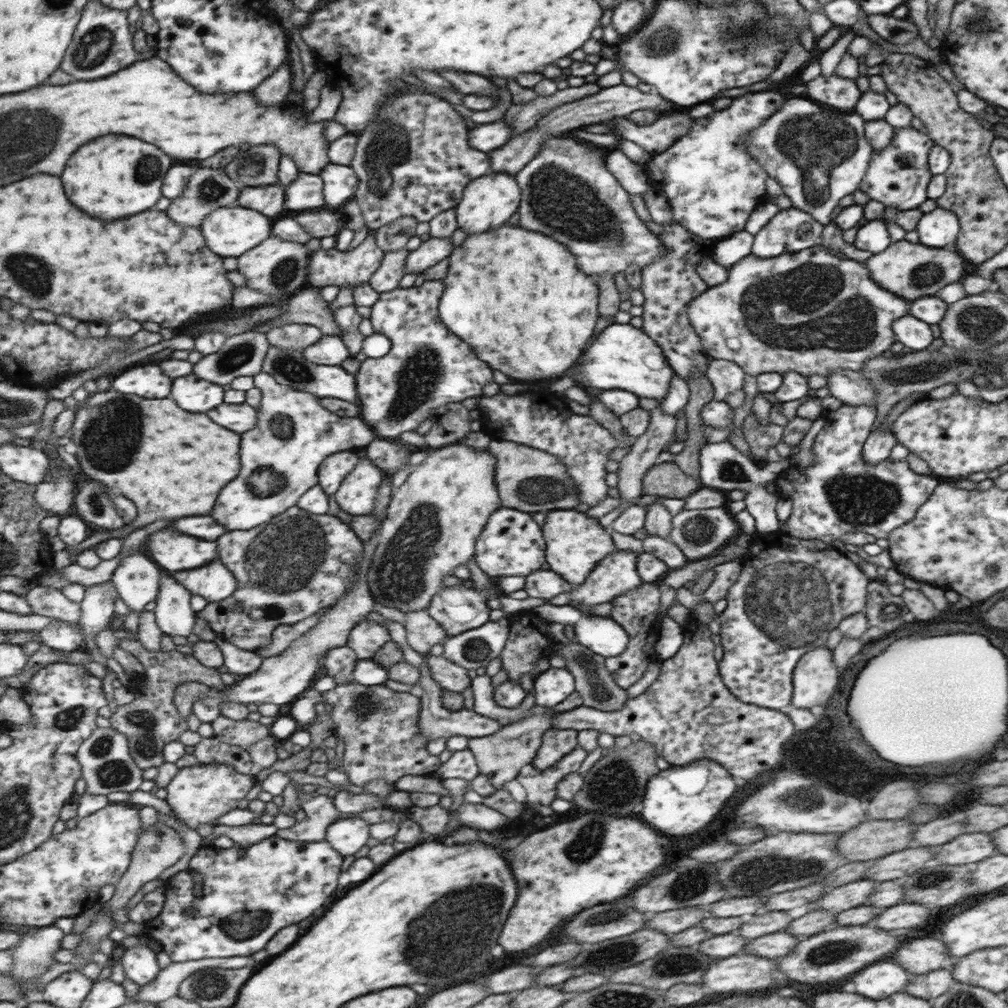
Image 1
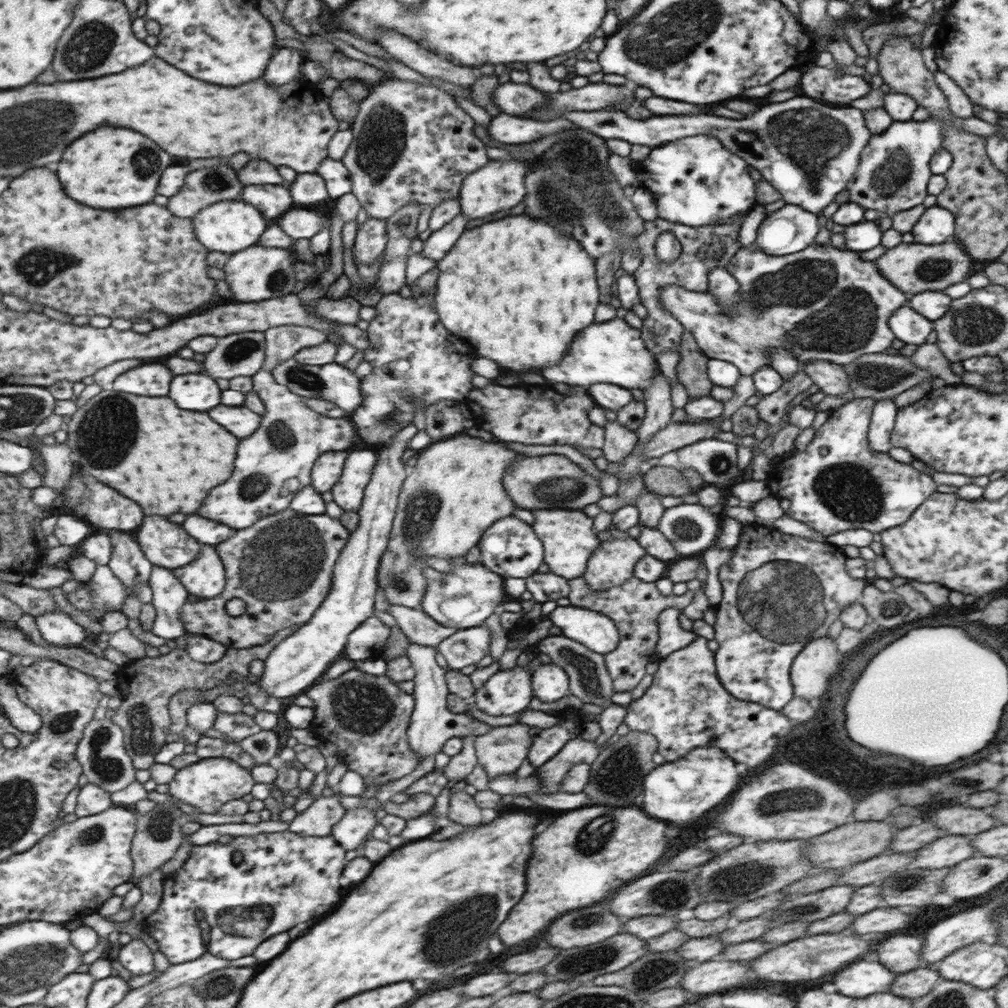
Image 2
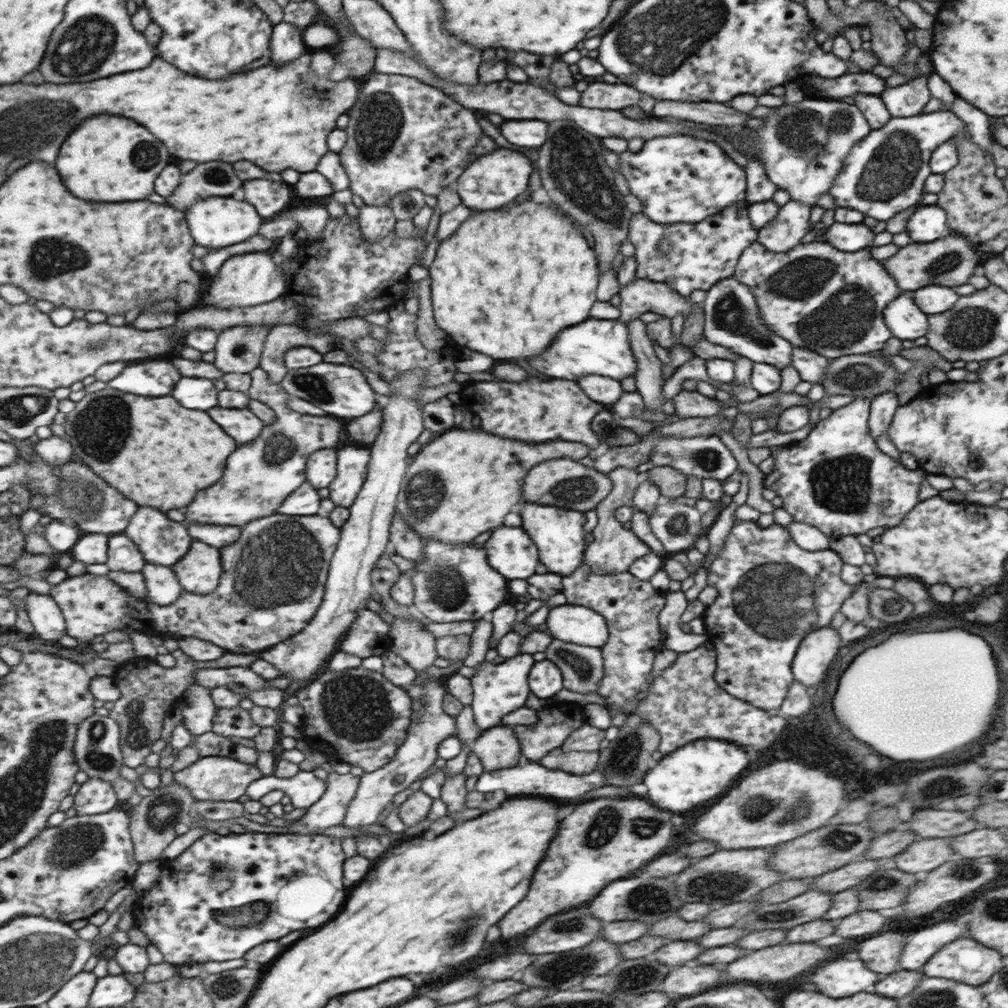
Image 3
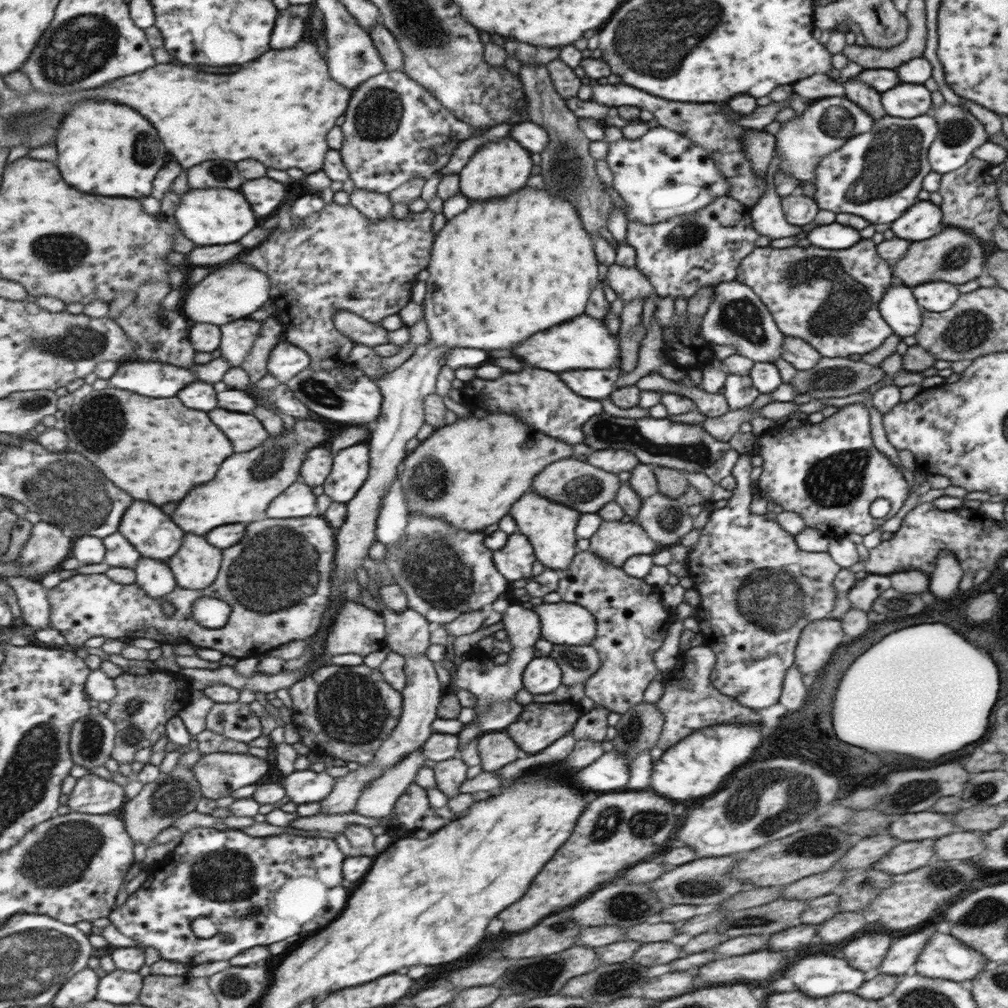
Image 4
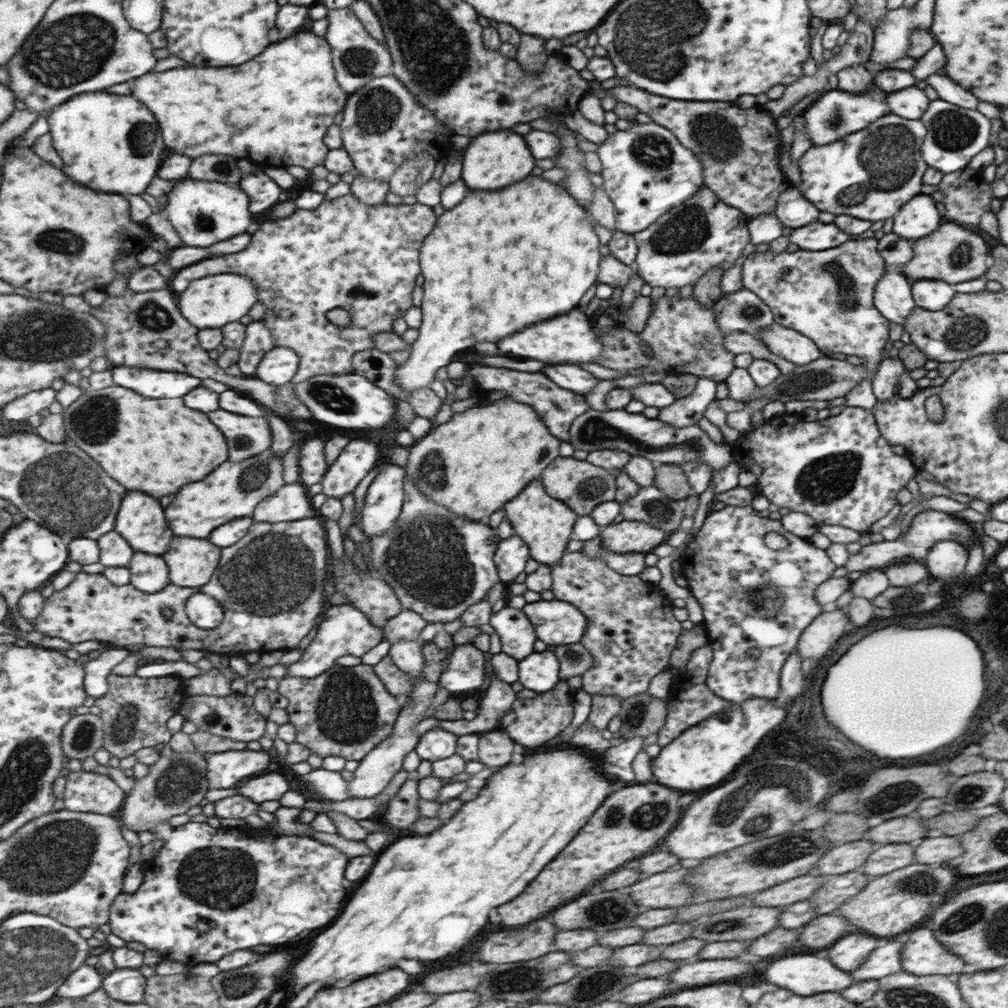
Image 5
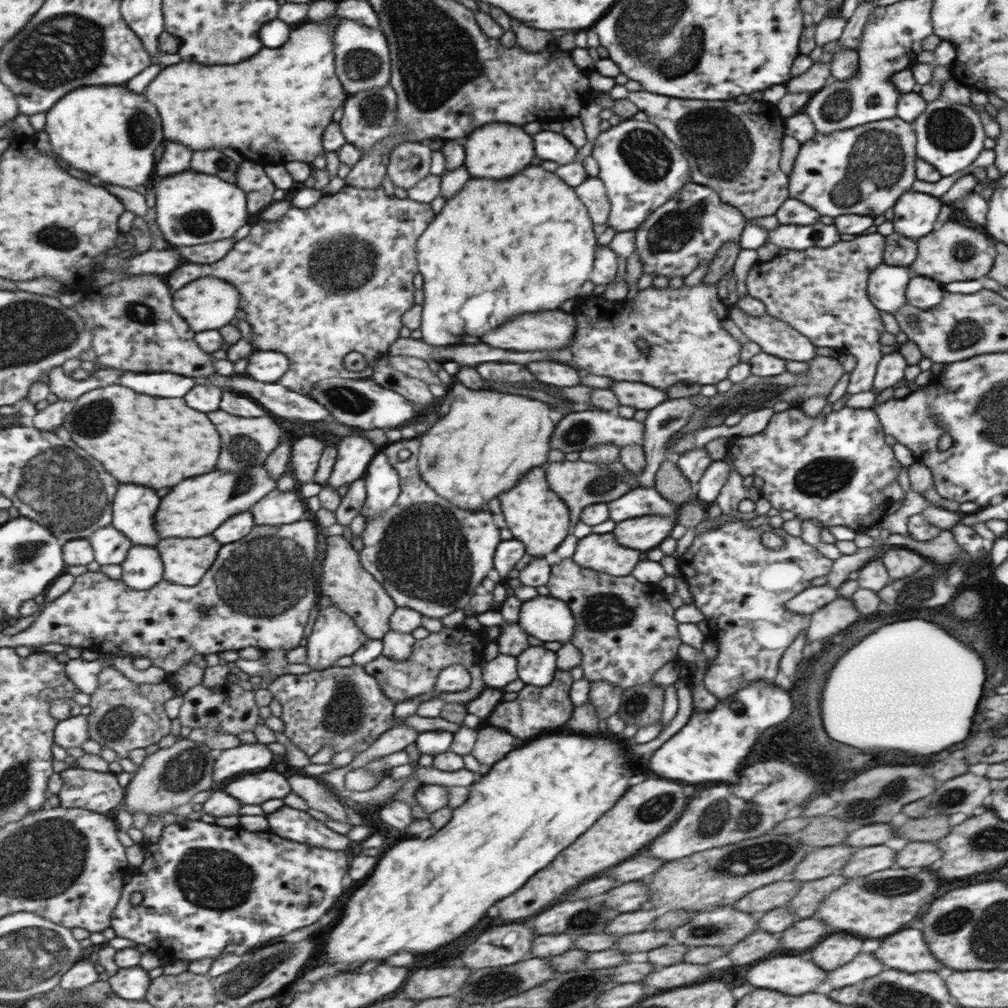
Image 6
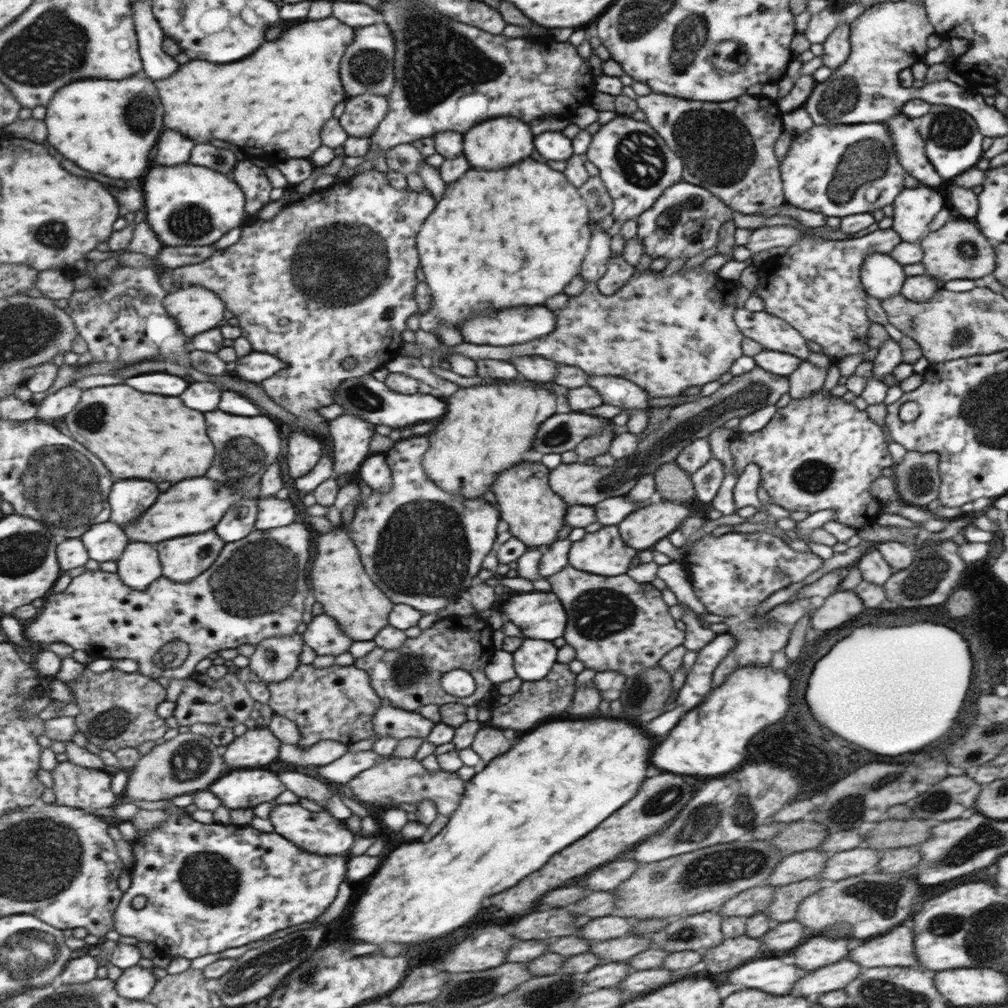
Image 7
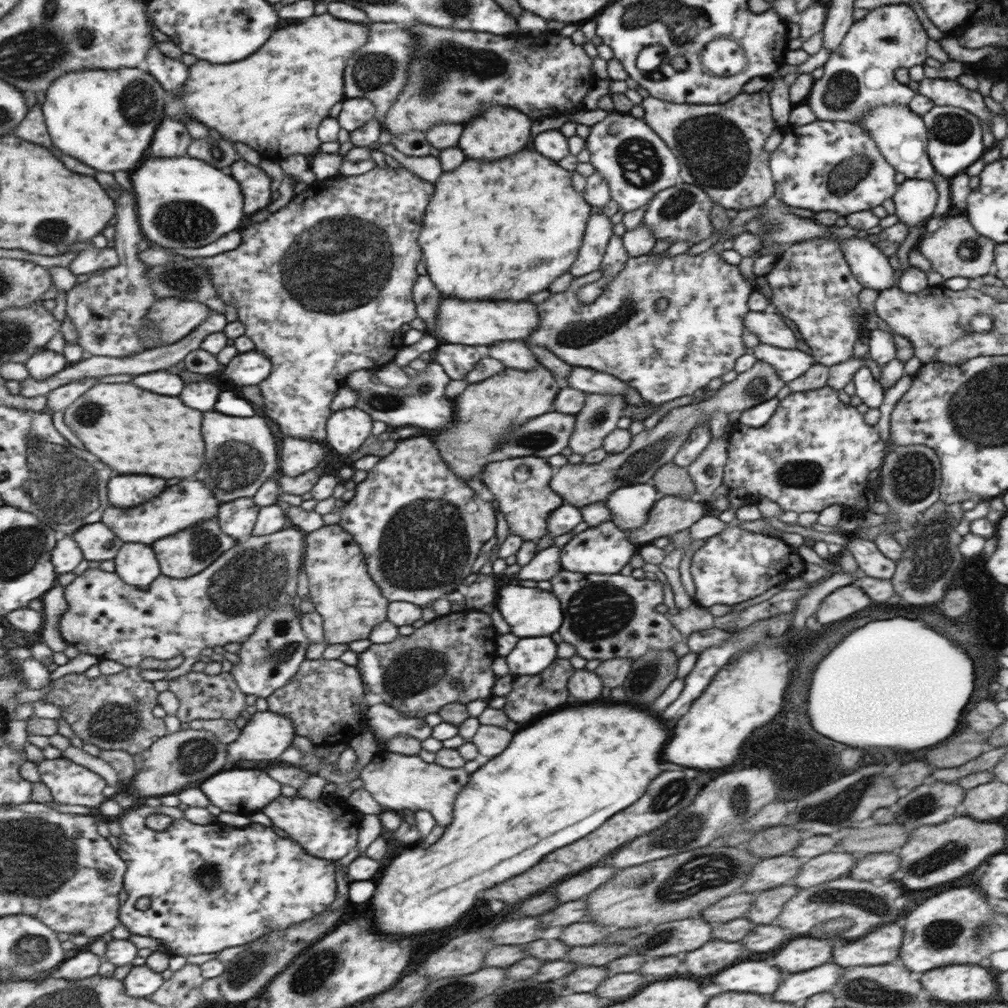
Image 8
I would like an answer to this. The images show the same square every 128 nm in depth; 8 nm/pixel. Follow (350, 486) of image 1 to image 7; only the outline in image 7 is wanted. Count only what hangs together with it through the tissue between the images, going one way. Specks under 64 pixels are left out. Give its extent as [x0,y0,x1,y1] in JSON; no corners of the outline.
[329,413,373,476]

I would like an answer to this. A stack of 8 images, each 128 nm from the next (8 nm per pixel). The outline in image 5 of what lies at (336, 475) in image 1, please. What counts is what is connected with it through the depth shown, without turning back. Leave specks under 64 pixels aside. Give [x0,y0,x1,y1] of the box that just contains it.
[298,439,329,487]

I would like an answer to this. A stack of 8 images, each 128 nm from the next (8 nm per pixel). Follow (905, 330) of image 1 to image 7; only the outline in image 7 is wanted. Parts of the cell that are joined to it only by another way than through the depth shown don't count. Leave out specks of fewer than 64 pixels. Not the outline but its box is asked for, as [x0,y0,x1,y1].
[859,253,906,301]

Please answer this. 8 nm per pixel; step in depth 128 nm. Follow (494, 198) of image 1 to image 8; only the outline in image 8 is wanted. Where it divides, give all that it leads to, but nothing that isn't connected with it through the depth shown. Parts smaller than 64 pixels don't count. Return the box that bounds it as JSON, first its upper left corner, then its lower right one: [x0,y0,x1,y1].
[458,106,531,160]

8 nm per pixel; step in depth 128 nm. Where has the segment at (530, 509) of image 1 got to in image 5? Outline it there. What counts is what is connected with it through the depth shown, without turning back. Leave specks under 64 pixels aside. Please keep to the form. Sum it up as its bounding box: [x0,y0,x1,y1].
[541,456,617,516]

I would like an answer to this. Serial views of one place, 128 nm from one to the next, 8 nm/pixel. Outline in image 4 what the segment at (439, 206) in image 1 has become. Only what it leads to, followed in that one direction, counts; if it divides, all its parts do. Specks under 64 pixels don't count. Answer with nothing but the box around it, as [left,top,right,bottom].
[340,72,473,194]

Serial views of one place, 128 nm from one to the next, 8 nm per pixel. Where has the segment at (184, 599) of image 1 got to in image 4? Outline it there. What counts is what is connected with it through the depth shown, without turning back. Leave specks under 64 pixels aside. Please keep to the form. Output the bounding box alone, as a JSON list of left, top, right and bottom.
[135,557,178,600]

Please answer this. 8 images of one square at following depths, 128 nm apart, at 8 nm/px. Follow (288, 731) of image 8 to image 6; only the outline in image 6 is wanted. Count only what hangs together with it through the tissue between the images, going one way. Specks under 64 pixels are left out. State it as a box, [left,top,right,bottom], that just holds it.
[215,741,275,788]

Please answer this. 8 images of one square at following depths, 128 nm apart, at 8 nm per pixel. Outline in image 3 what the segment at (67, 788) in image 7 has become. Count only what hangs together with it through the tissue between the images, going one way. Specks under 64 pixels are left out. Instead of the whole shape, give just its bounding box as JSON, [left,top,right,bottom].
[74,778,119,816]

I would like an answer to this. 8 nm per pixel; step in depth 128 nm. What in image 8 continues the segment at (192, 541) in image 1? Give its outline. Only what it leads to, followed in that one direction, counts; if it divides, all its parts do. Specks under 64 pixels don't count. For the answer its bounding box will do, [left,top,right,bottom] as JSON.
[110,476,167,508]

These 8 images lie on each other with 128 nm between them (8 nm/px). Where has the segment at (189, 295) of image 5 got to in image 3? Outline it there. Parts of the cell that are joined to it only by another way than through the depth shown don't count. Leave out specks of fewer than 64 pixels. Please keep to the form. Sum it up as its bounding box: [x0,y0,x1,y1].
[199,251,287,308]

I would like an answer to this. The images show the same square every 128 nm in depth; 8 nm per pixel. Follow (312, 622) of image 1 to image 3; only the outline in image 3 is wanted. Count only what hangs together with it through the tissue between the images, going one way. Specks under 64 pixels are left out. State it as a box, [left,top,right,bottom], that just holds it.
[109,648,261,768]

